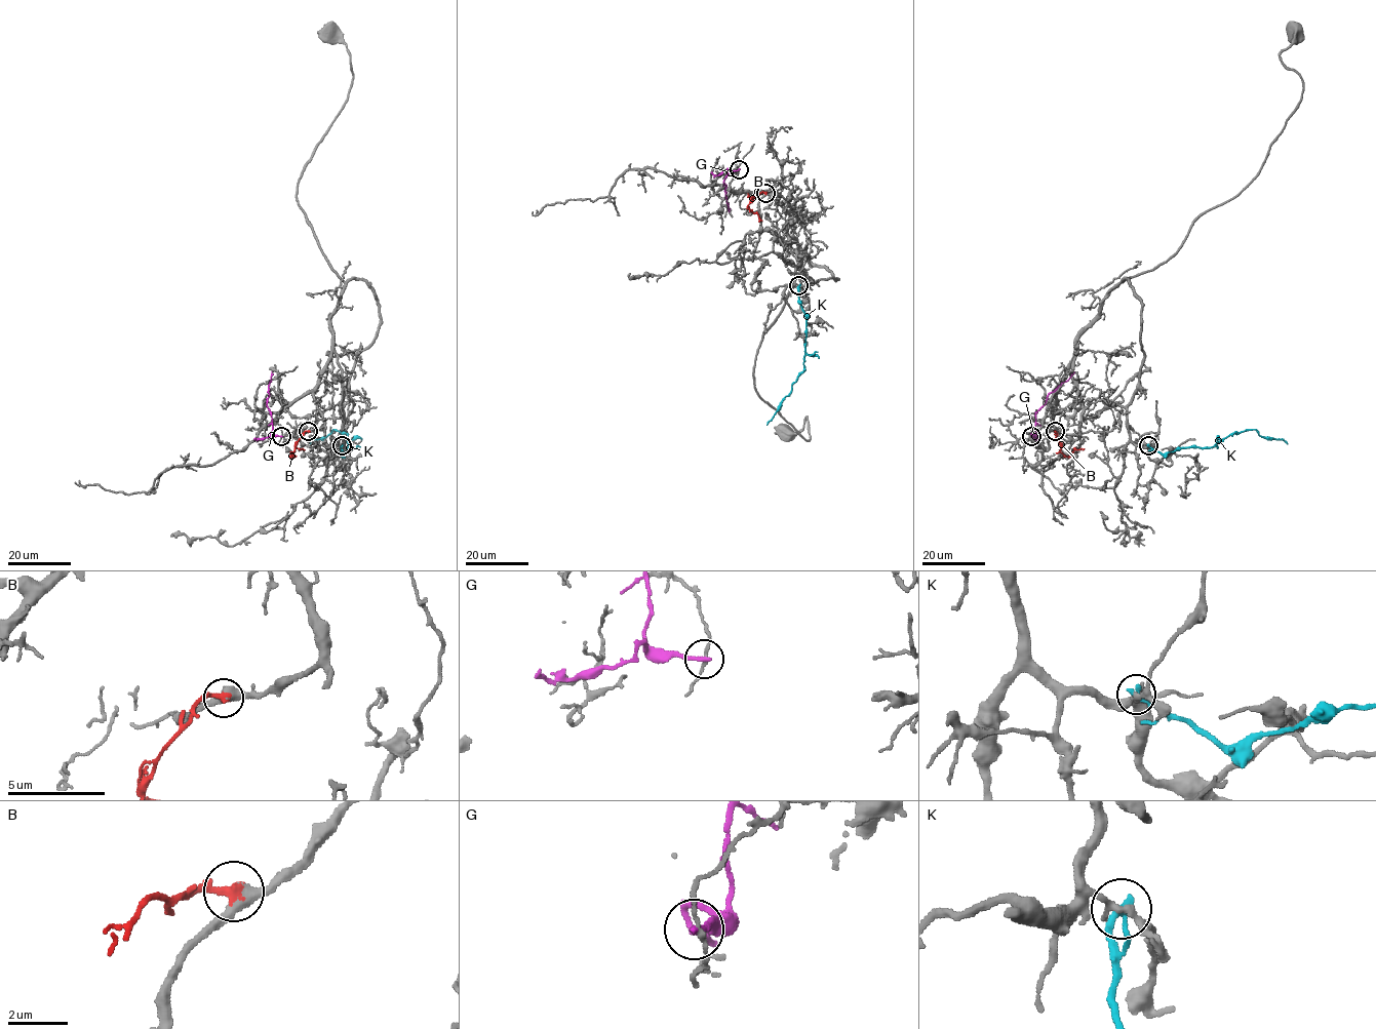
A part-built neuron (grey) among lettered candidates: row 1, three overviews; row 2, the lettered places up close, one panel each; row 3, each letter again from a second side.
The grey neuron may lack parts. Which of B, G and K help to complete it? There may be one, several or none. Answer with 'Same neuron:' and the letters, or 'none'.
Same neuron: B

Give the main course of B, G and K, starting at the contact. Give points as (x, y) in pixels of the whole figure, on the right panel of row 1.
B: (1055, 431), (1061, 451), (1067, 457), (1075, 447), (1084, 448)
G: (1031, 436), (1035, 433), (1035, 412), (1048, 395), (1074, 371)
K: (1148, 445), (1163, 454), (1180, 447), (1212, 447), (1247, 430), (1287, 444)

